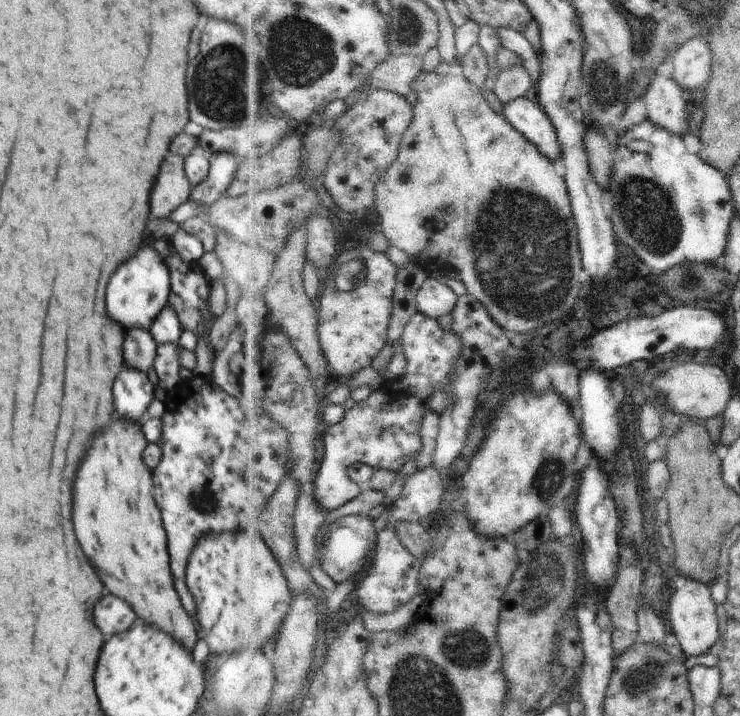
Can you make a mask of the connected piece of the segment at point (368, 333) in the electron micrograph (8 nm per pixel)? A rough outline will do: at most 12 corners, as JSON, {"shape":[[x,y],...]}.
{"shape":[[360,244],[318,310],[333,374],[389,344],[400,268]]}

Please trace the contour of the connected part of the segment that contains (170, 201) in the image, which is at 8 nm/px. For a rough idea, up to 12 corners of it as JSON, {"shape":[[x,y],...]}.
{"shape":[[168,154],[152,190],[150,212],[167,218],[189,200],[184,158]]}

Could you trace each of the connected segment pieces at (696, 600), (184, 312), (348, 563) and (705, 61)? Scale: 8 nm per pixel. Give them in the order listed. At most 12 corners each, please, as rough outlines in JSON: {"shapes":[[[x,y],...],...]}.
{"shapes":[[[688,578],[669,611],[687,657],[718,640],[716,604]],[[164,239],[163,250],[177,332],[207,335],[212,282],[198,263],[182,262]],[[368,515],[328,526],[321,566],[338,584],[356,578],[376,553]],[[694,36],[677,52],[673,77],[686,94],[705,90],[711,47]]]}

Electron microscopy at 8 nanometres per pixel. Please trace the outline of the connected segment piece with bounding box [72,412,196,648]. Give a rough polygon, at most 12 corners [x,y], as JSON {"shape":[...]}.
{"shape":[[112,414],[74,532],[138,620],[194,648],[141,424]]}

